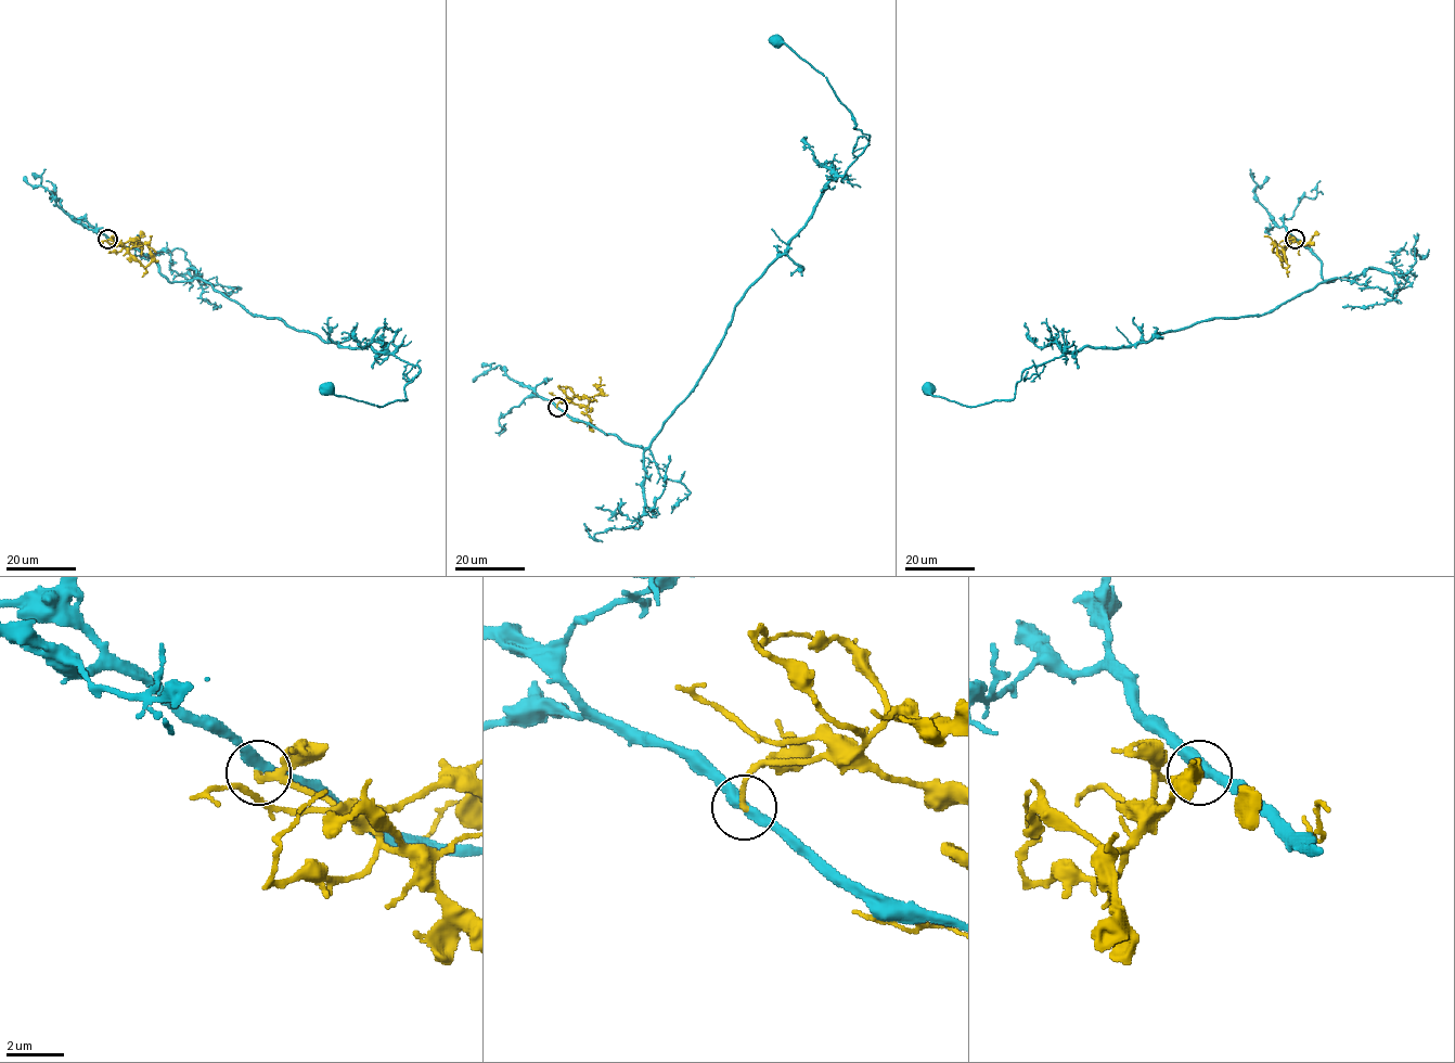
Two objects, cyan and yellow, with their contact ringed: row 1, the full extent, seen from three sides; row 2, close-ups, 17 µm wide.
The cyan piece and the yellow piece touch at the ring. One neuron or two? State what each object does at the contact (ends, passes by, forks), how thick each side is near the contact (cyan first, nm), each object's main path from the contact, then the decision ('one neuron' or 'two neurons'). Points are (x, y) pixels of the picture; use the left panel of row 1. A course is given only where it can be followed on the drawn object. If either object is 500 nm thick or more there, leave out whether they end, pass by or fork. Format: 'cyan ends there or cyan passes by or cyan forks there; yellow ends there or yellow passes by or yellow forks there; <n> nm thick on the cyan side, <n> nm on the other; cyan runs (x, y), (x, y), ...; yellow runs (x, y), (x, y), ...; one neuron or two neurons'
cyan passes by; yellow ends there; 400 nm thick on the cyan side, 170 nm on the other; cyan runs (107, 239), (150, 256), (169, 281), (208, 282), (252, 315), (419, 369), (406, 399), (383, 406), (327, 388); yellow runs (107, 239), (120, 244), (143, 267), (152, 258), (150, 235); two neurons

